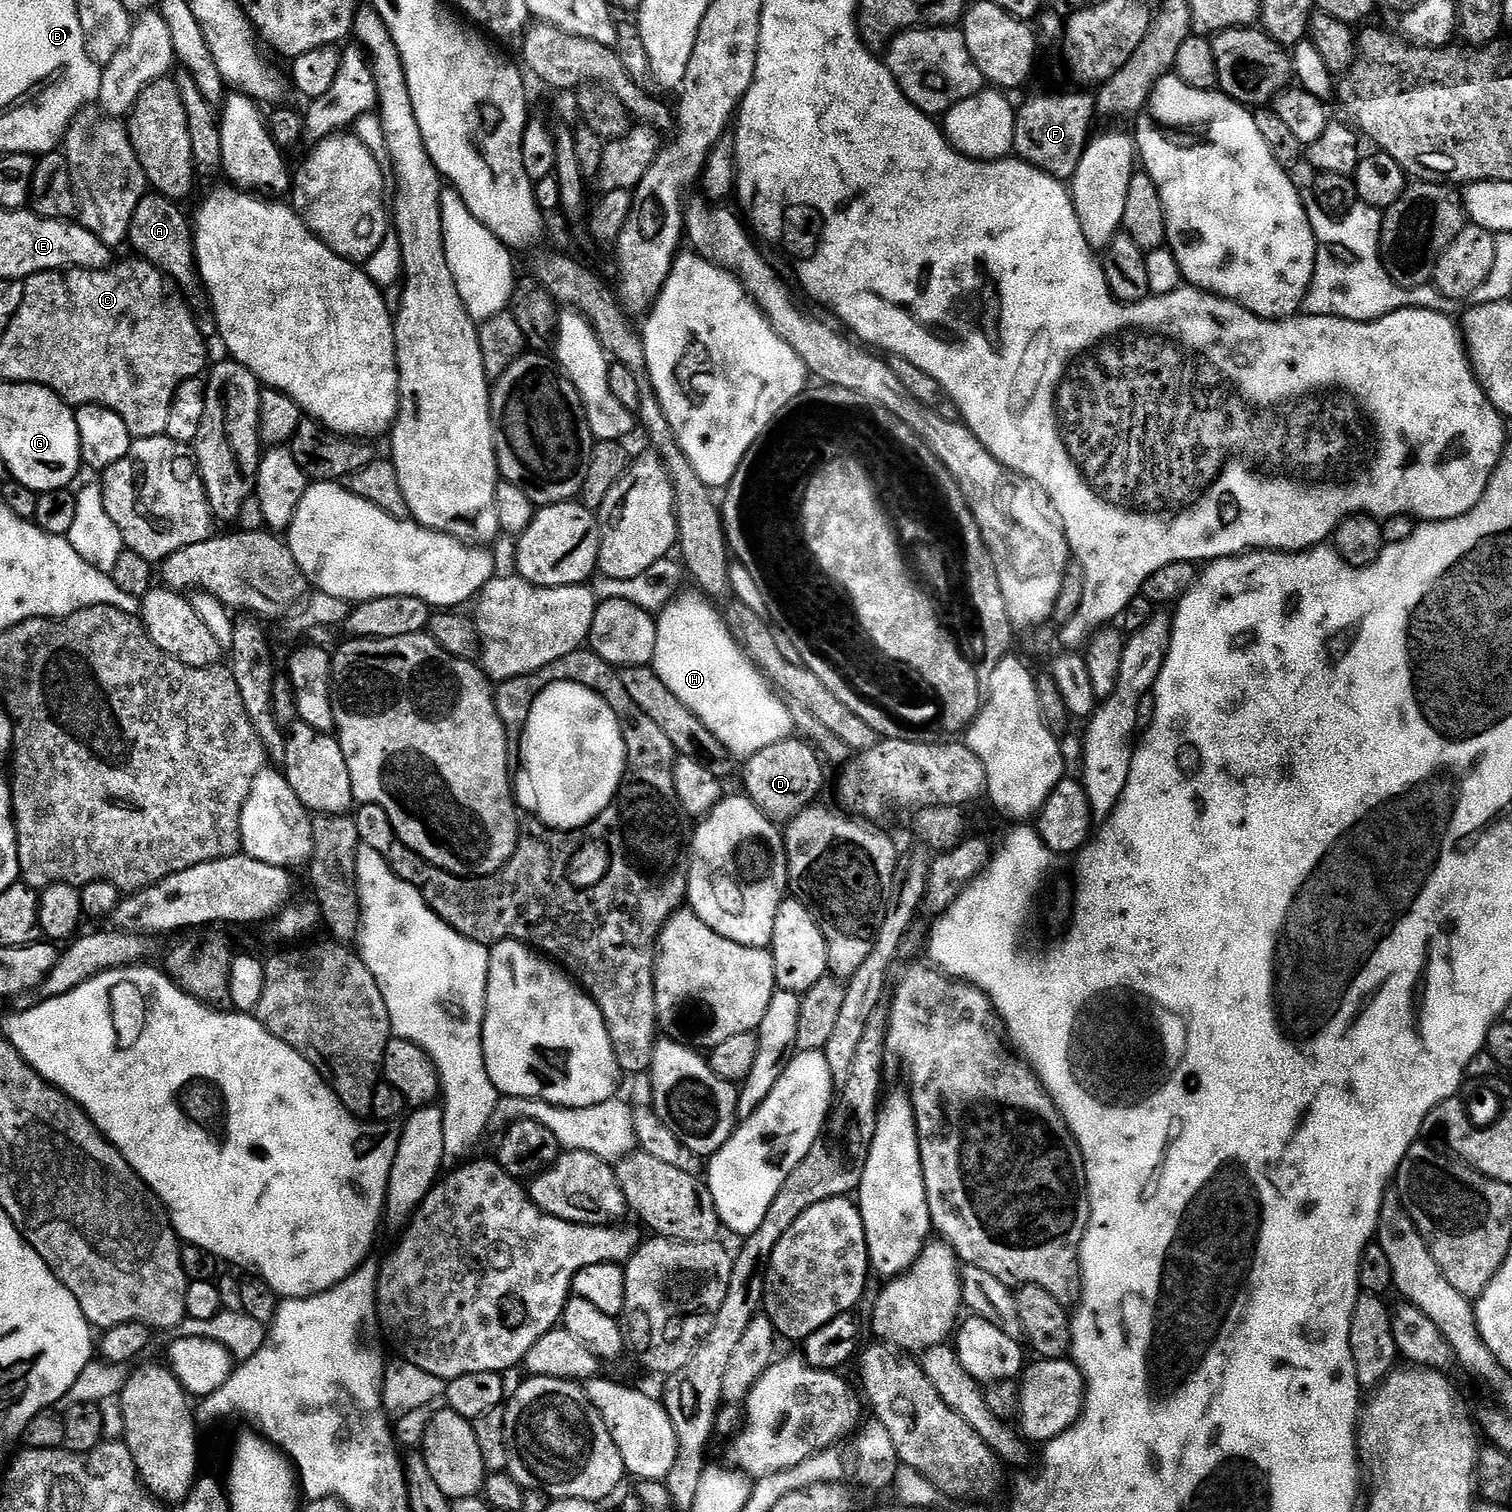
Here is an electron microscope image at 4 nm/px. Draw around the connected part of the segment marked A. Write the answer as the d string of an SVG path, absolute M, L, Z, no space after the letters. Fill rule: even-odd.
M159 194L145 195L132 219L128 240L141 252L139 255L147 263L155 264L173 281L176 279L184 287L182 289L183 295L191 298L191 296L201 295L202 292L202 281L196 266L194 232L190 227L189 217L187 220L172 204L175 203L171 199Z

